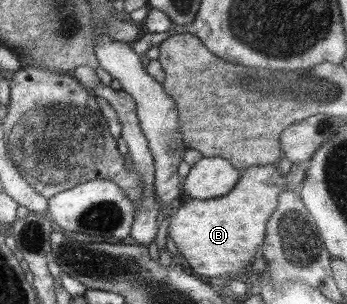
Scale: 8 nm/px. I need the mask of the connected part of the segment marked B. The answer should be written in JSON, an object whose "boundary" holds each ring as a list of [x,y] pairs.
{"boundary":[[[276,163],[265,166],[245,168],[240,171],[240,180],[225,196],[207,200],[189,199],[177,210],[173,211],[167,227],[167,237],[177,249],[177,254],[182,256],[189,268],[195,275],[211,277],[230,281],[237,274],[244,274],[252,256],[256,254],[260,245],[264,243],[264,235],[267,231],[269,218],[277,208],[277,199],[283,191],[297,191],[301,181],[305,178],[305,166],[292,163],[289,171],[285,174],[279,172]]]}

